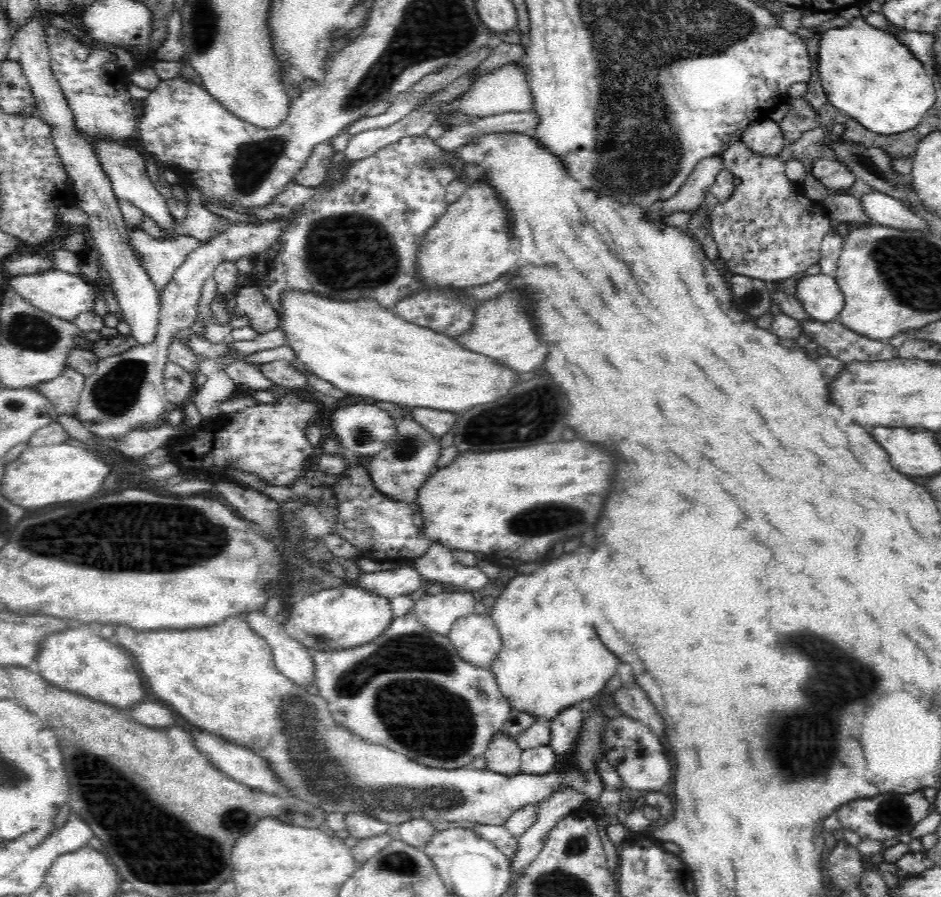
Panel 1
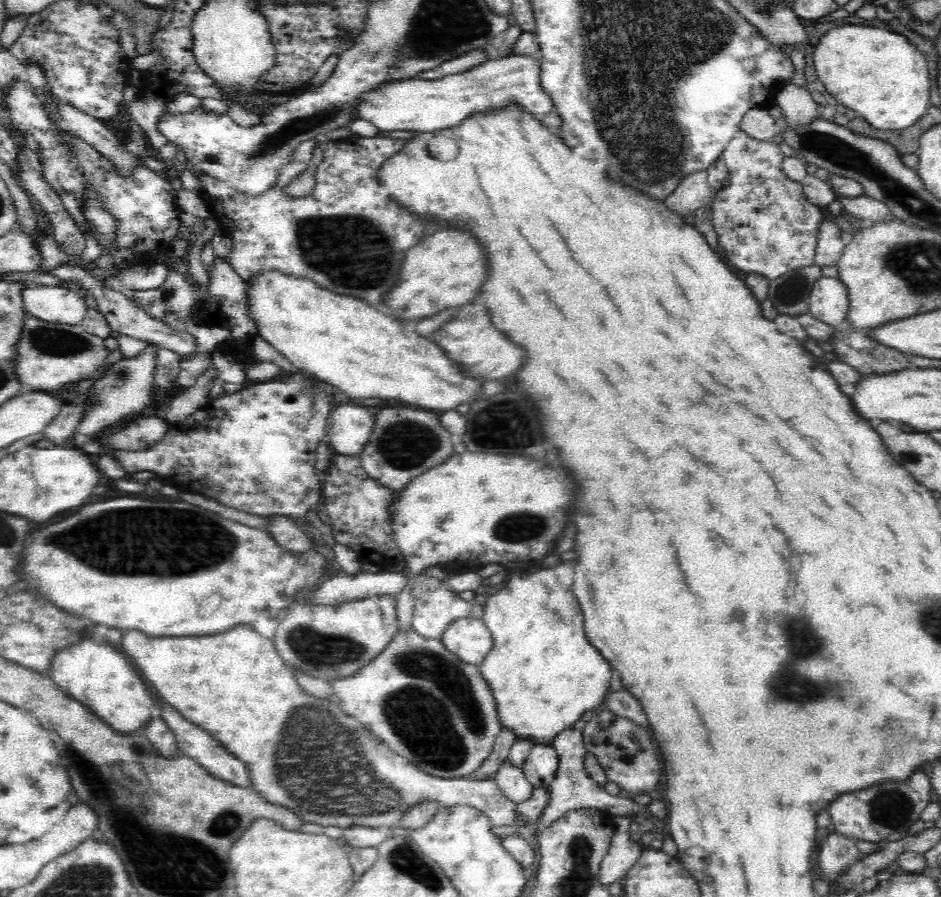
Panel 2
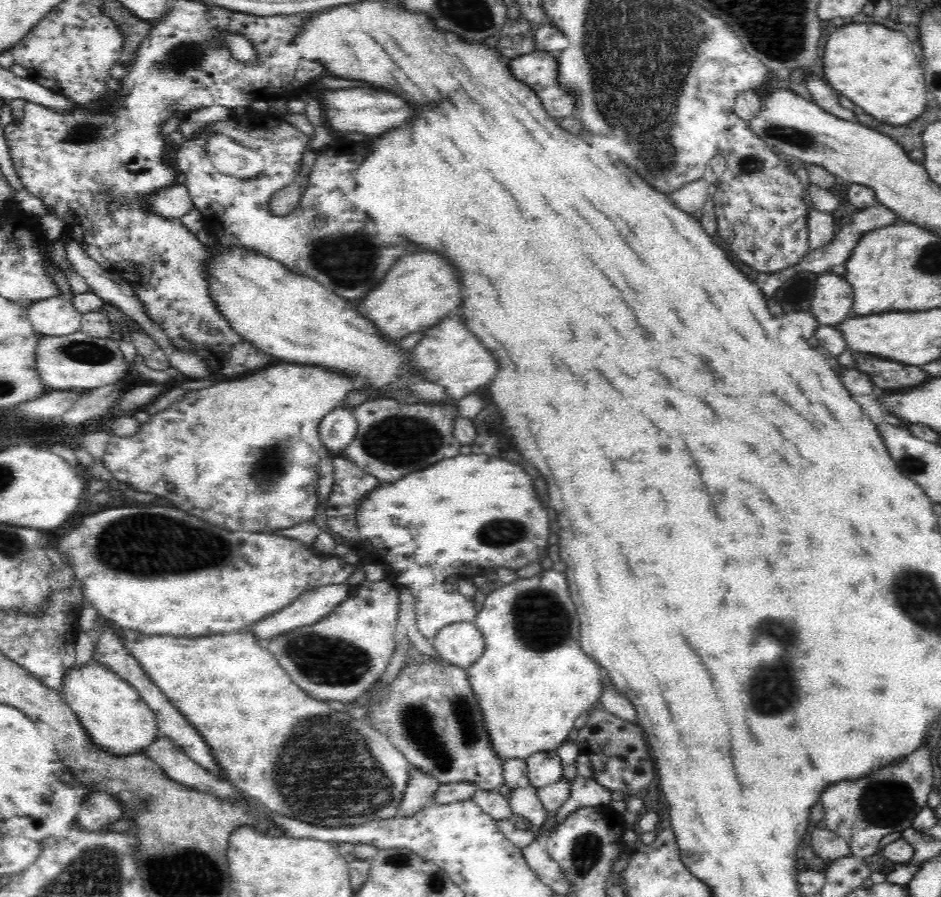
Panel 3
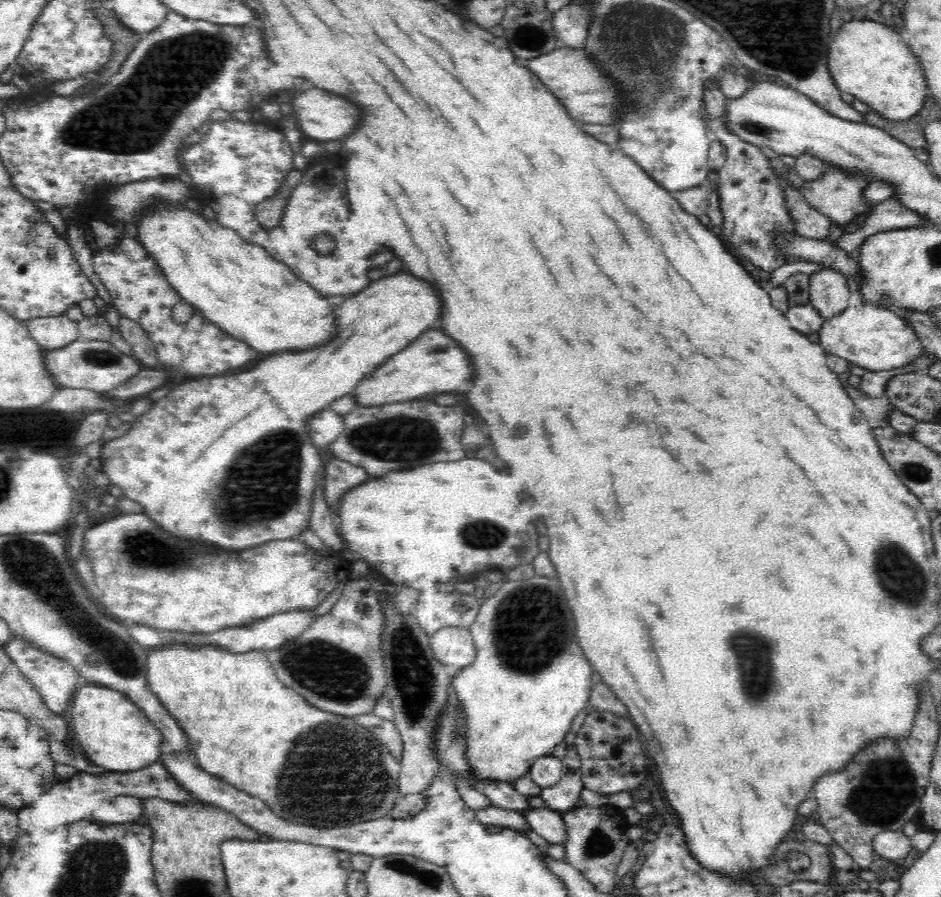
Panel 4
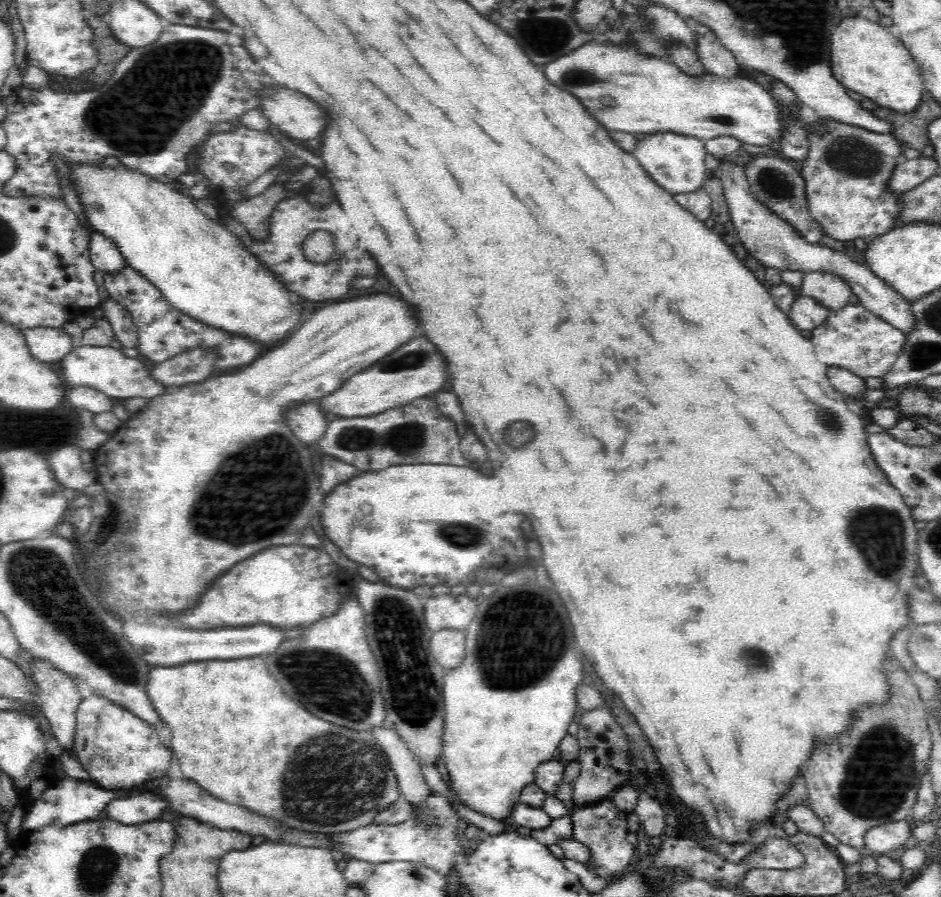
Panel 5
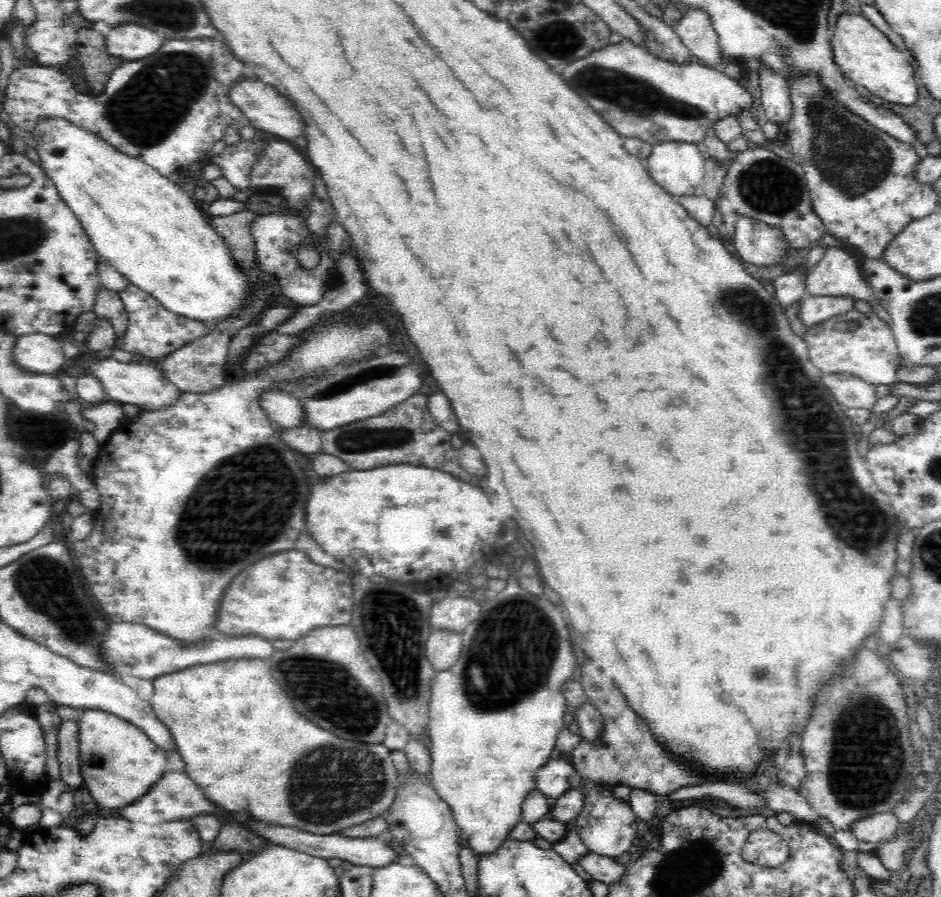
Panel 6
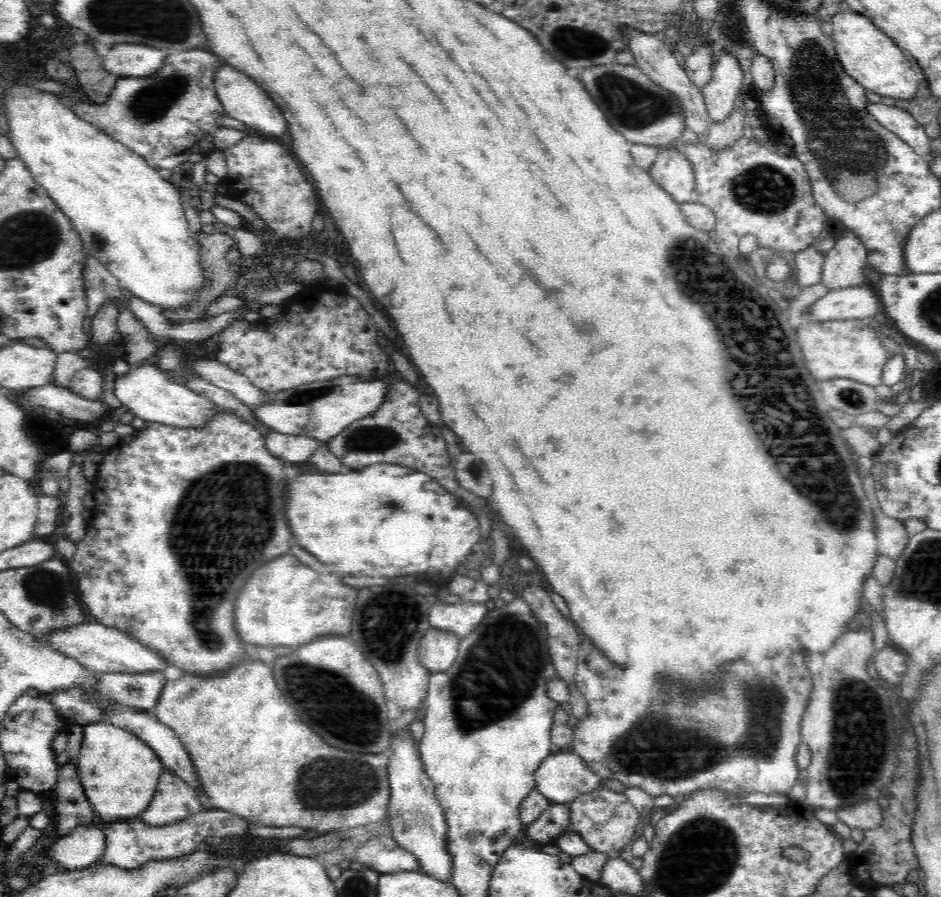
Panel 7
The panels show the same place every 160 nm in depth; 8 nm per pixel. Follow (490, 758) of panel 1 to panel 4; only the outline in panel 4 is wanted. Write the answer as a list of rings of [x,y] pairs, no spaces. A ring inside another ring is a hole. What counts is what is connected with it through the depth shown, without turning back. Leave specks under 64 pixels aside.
[[[531,807],[523,812],[523,817],[529,828],[552,843],[563,846],[566,840],[566,827],[563,813],[553,811],[548,807]]]

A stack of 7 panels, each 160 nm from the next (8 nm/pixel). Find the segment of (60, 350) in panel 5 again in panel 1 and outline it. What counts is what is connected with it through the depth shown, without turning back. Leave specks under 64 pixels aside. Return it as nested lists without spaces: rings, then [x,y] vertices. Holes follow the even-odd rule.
[[[58,269],[34,274],[19,274],[9,278],[6,285],[36,308],[69,321],[80,313],[92,311],[93,302],[97,298],[91,282],[87,281],[86,278]]]

